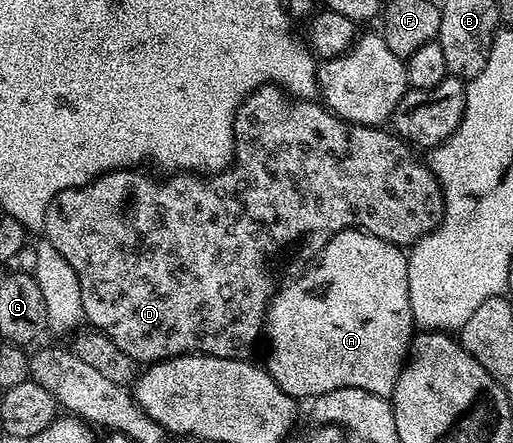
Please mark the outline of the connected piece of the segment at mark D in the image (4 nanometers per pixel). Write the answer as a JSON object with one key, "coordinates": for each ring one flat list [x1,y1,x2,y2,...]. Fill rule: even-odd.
{"coordinates":[[267,85,260,86,259,89,248,94,241,102,241,106,237,110,235,116,235,124,233,125,233,161,231,165,220,171,216,176,198,176,192,172,173,172,168,175,166,182,157,183,149,174,144,174,144,169,130,168,128,170,112,170,106,174,101,174,93,182,88,182,85,186,72,186,63,192,59,192,51,200,51,204,47,204,47,212,45,213,45,225,43,227,43,238,51,244,51,248,55,248,55,252,59,252,67,264,71,264,71,268,75,268,77,279,79,280,79,296,83,304,83,312,85,313,84,321,88,323,92,329,98,330,101,334,106,334,111,340,111,344,115,344,115,348,119,348,119,352,127,352,127,356,131,356,133,361,138,364,152,364,154,362,165,362,169,358,178,358,184,354,206,354,207,356,219,356,220,358,240,358,249,360,254,357,253,349,257,346,257,337,260,339,263,334,265,325,265,311,269,308,269,299,275,293,275,285,273,286,273,273,284,264,288,258,293,258,296,254,313,254,312,256,320,255,324,250,325,245,331,241,340,230,347,230,353,227,367,230,369,233,379,236,388,242,394,242,395,245,402,248,412,247,414,242,418,242,423,236,427,236,436,228,439,223,445,220,445,197,441,194,441,185,437,183,437,177,429,169,424,161,421,162,416,158,414,147,408,142,402,142,400,138,394,136,388,129,378,128,376,126,360,126,354,122,346,122,340,118,338,114,333,113,328,106,317,100,298,100,285,93,280,86]]}

